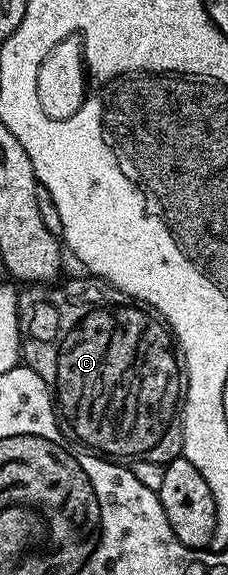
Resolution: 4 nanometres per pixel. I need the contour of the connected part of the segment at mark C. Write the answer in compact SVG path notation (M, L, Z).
M97 277L86 279L70 279L67 283L57 285L26 285L18 292L18 324L22 334L21 362L32 368L49 385L57 410L64 420L65 426L74 430L73 438L79 444L85 445L91 452L113 457L118 461L156 462L163 465L171 459L182 455L182 400L184 398L184 367L176 350L174 332L166 323L166 318L147 303L139 303L122 291L115 291L111 283Z

